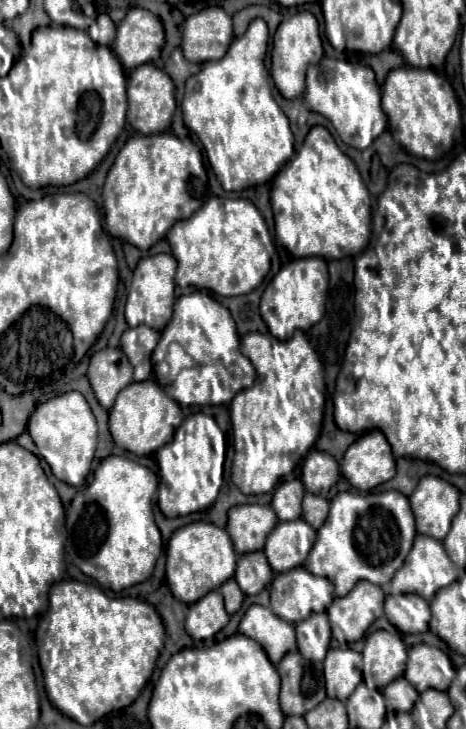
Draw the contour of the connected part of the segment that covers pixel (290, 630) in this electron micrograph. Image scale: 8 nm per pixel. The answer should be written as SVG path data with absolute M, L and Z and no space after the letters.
M249 606L239 624L239 632L261 644L273 664L277 664L287 652L297 650L295 628L265 606Z

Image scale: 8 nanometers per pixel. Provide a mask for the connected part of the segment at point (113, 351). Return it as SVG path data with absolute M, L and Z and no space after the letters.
M107 346L89 358L87 378L99 404L109 410L117 392L133 382L133 368L119 346Z

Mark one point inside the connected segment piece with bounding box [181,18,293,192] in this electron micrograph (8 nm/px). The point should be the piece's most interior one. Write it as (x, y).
(228, 103)

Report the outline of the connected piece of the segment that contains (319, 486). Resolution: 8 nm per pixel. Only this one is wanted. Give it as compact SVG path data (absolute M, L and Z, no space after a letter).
M311 450L303 462L301 480L307 492L317 496L327 496L327 492L335 486L339 478L337 460L321 450Z

